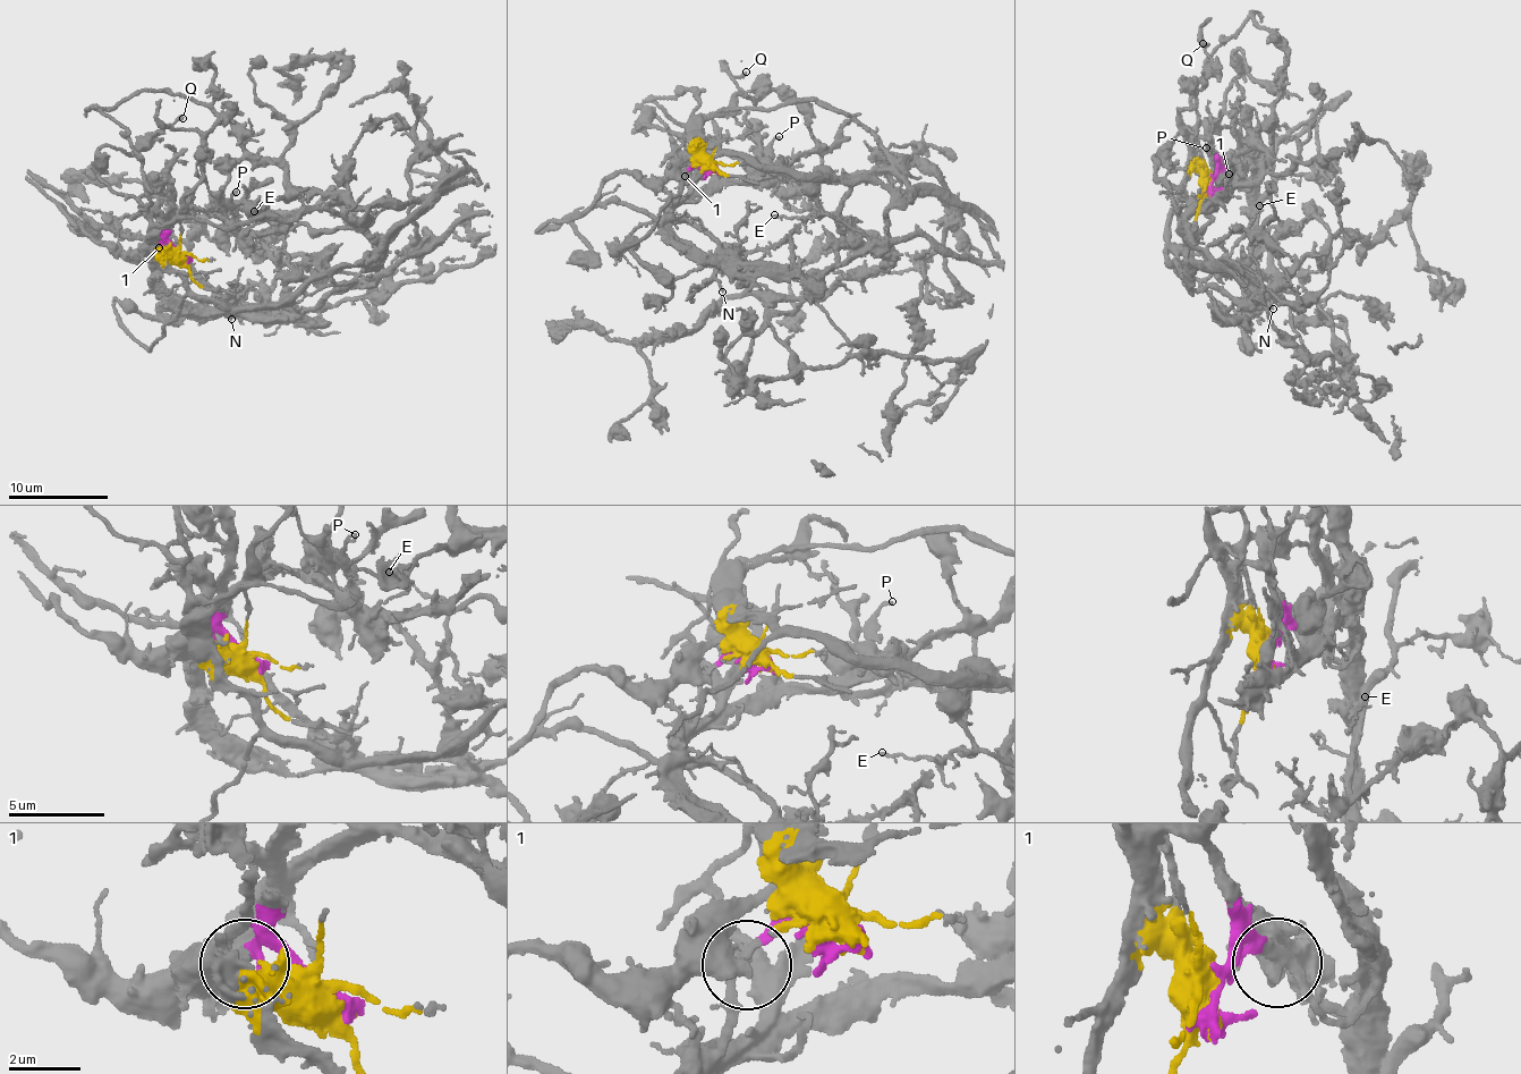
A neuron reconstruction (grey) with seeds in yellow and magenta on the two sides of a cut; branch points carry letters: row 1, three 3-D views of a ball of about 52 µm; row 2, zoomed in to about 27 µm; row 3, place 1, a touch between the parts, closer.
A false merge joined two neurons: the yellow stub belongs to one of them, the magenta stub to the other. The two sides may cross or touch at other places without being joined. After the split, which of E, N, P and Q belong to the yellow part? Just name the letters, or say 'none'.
E, Q

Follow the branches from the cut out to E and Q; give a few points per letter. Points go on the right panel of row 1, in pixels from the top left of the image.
E: (1209, 188), (1192, 170), (1167, 221), (1164, 256), (1198, 279), (1229, 255), (1259, 204)
Q: (1209, 188), (1188, 148), (1180, 113), (1196, 103), (1196, 85), (1203, 79), (1212, 59), (1201, 43)

